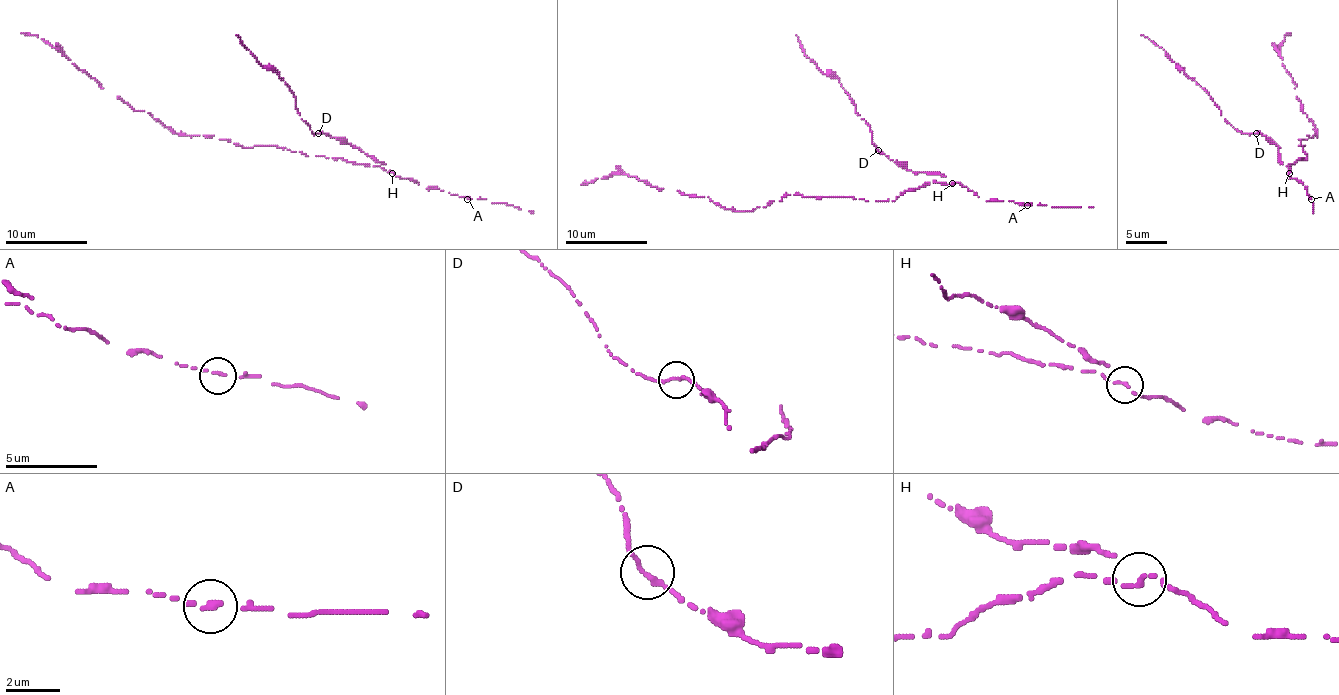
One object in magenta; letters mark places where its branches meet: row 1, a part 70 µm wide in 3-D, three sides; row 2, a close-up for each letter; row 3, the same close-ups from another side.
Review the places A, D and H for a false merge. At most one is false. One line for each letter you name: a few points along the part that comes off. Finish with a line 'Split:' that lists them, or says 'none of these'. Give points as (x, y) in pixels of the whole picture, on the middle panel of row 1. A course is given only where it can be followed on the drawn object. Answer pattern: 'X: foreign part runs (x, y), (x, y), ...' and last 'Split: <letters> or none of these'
Split: H

